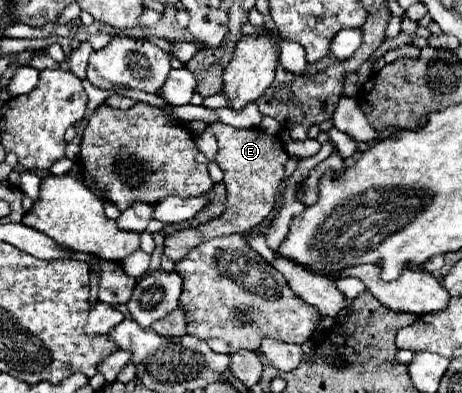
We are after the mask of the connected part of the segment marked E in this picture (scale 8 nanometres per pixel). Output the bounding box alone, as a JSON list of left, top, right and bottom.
[164,123,288,263]

